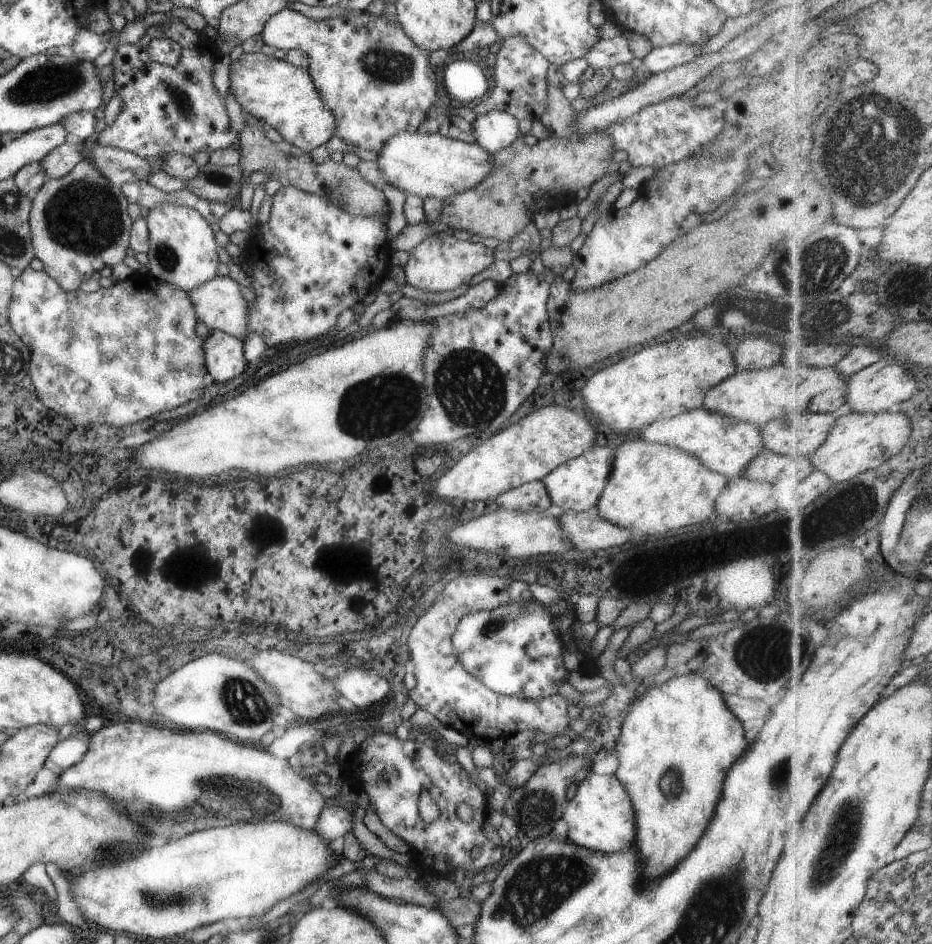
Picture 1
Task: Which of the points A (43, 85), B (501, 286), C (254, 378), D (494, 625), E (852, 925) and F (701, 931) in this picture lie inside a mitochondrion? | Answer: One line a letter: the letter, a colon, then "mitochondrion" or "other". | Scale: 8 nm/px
A: mitochondrion
B: other
C: other
D: mitochondrion
E: other
F: mitochondrion

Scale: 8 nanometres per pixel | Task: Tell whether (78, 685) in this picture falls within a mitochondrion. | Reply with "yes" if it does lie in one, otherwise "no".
no

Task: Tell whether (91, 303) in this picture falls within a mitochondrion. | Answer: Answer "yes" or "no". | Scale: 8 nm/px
no

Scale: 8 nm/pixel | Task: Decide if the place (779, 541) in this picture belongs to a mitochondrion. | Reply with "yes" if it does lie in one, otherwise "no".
no

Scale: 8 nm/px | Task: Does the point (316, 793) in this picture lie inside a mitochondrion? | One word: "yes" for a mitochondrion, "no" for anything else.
no

